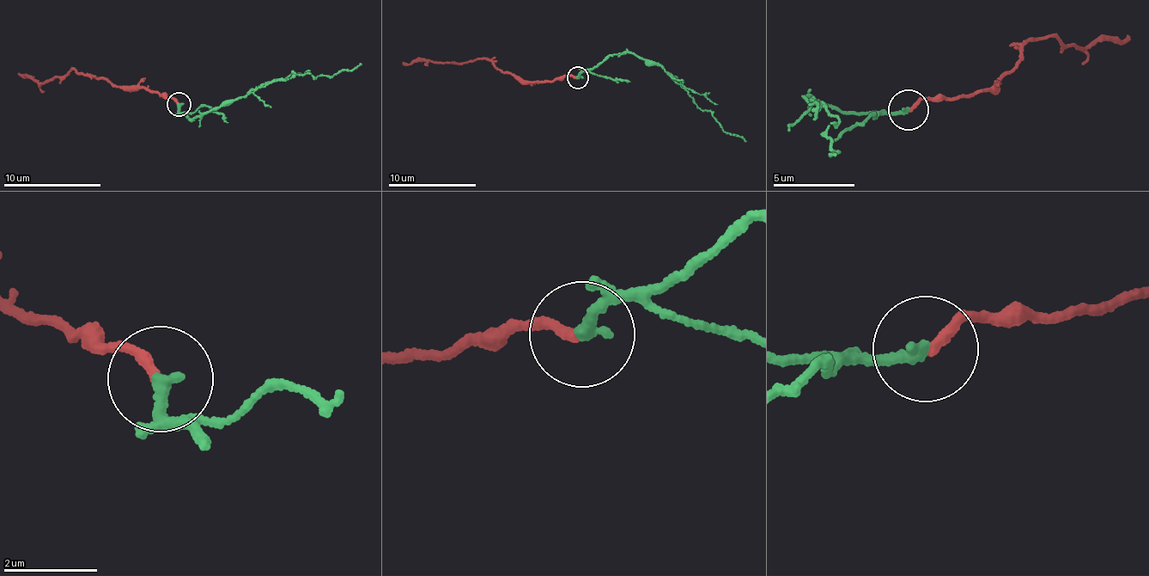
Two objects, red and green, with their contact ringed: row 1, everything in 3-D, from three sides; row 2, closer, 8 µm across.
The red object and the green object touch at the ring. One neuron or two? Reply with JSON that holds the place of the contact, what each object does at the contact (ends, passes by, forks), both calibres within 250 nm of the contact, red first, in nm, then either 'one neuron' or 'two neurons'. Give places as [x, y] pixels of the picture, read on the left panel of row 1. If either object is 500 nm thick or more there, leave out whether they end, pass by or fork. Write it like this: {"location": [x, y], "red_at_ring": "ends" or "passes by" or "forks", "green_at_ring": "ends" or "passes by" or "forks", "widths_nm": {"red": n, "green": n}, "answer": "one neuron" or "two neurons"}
{"location": [179, 104], "red_at_ring": "ends", "green_at_ring": "ends", "widths_nm": {"red": 220, "green": 280}, "answer": "one neuron"}

